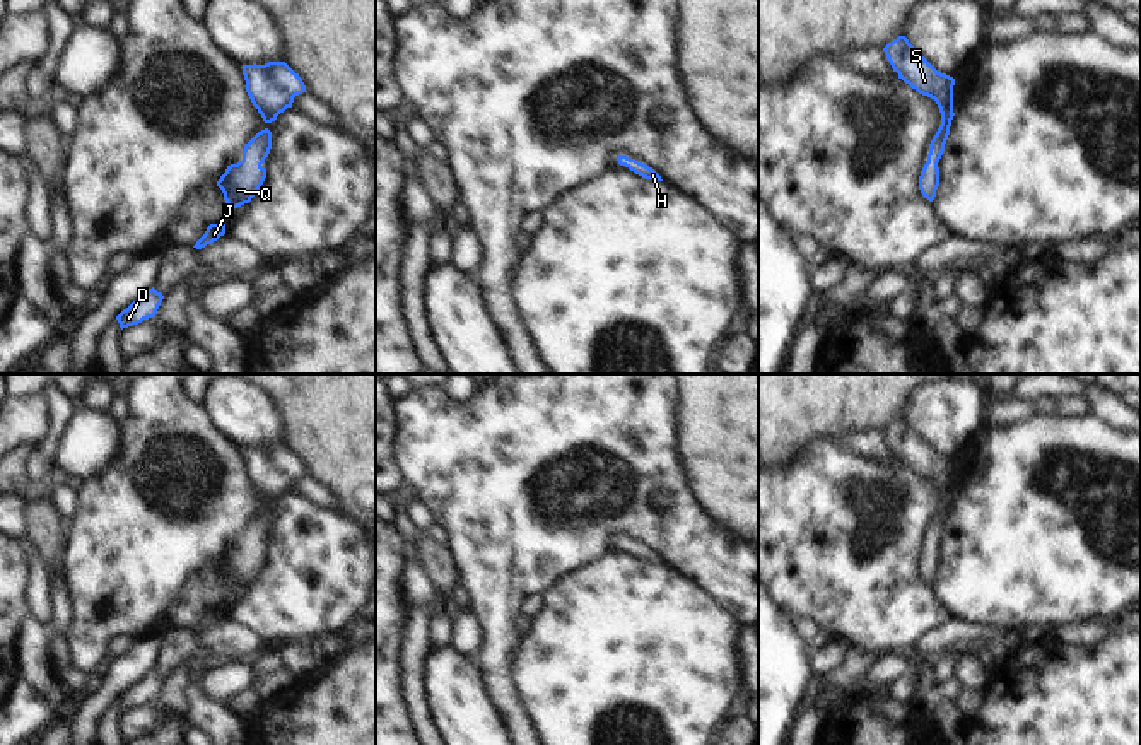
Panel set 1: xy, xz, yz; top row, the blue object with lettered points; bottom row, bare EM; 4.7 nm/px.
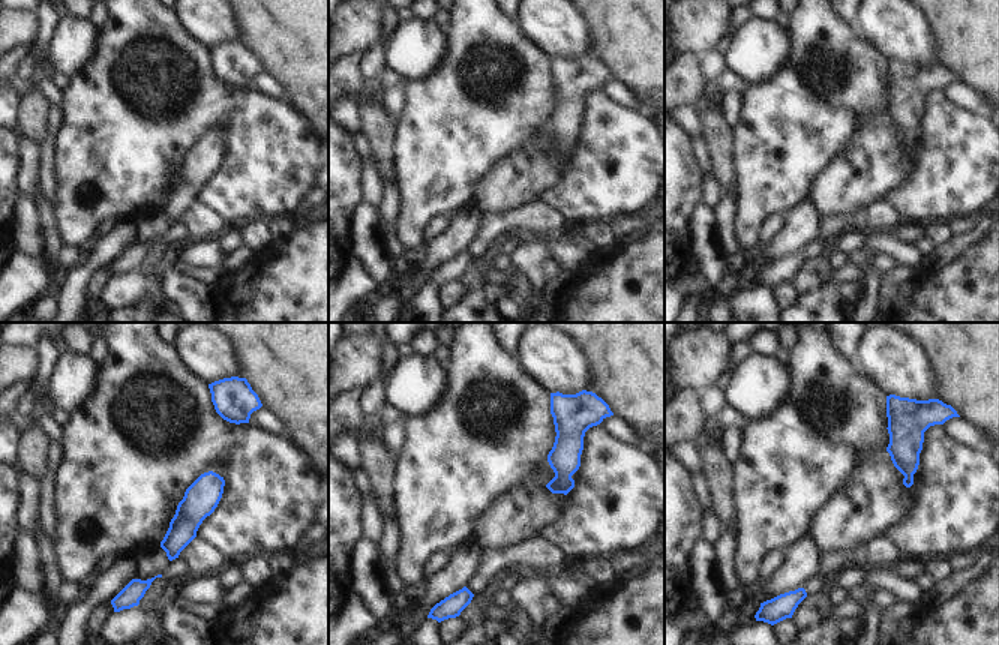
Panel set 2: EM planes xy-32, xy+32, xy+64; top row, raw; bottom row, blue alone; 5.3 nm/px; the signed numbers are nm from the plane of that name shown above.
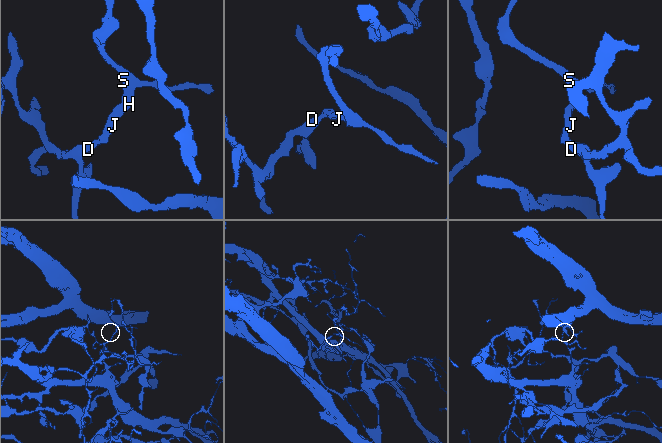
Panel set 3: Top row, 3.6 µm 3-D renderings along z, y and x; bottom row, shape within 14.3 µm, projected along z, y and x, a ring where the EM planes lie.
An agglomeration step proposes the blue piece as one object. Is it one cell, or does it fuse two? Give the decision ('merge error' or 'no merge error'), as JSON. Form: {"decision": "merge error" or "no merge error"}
{"decision": "no merge error"}

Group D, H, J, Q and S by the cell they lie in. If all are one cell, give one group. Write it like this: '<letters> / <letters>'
D H J Q S

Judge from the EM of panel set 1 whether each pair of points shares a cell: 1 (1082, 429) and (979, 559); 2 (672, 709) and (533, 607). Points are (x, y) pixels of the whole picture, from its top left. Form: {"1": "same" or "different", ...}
{"1": "same", "2": "different"}

